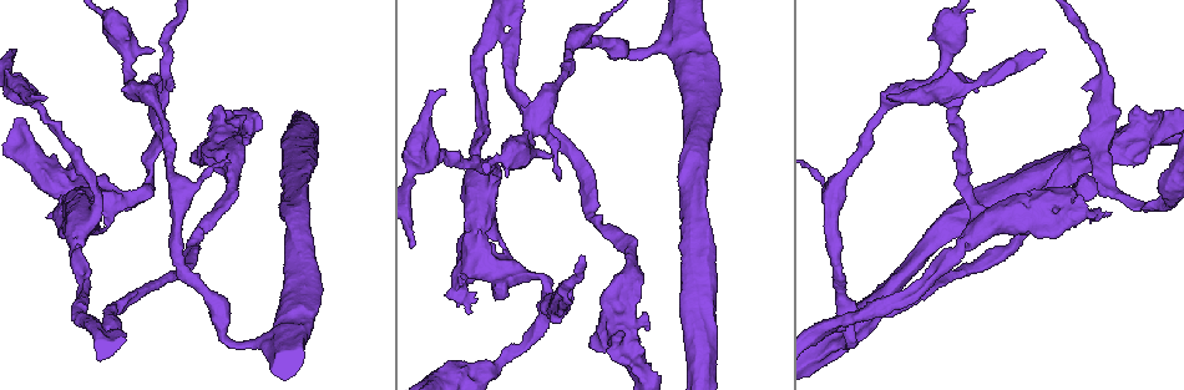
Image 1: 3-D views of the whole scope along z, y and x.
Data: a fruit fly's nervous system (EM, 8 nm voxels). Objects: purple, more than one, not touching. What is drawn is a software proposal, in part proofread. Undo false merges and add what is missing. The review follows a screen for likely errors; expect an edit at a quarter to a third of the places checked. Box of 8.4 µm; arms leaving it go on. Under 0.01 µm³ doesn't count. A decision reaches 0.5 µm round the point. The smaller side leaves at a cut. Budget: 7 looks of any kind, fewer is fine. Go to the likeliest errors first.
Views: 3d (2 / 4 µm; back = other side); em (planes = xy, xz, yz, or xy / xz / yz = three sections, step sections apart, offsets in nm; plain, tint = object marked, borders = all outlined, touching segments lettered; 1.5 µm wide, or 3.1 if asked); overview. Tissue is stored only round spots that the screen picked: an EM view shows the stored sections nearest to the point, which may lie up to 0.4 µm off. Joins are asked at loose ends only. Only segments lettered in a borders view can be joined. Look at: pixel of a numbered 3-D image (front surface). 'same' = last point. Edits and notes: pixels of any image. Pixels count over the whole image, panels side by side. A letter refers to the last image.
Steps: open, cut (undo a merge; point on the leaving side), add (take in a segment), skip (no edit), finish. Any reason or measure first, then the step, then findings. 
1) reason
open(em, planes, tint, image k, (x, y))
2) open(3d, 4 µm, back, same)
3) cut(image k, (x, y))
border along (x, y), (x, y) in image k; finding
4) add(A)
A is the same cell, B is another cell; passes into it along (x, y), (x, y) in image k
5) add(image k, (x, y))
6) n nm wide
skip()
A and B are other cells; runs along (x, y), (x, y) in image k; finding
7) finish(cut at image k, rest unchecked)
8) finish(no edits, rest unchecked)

free end
open(3d, 4 µm, back, image 1, (1082, 86))

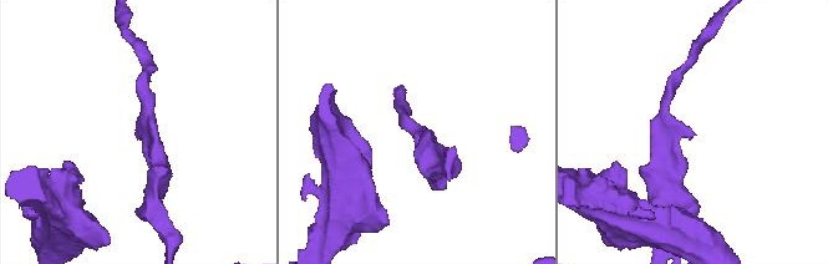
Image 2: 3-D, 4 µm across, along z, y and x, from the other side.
need the tissue
open(em, planes, borders, image 2, (139, 133))

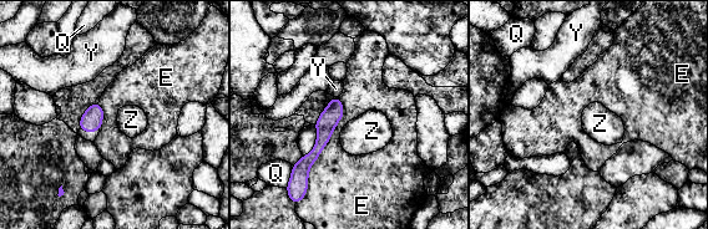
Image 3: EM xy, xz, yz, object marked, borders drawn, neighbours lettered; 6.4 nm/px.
skip()
E, Q, Y and Z are other cells; runs along (334, 101), (317, 151), (292, 183) in image 3; no lettered segment goes on from it

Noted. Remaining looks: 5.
thin end
open(3d, 4 µm, image 1, (560, 177))

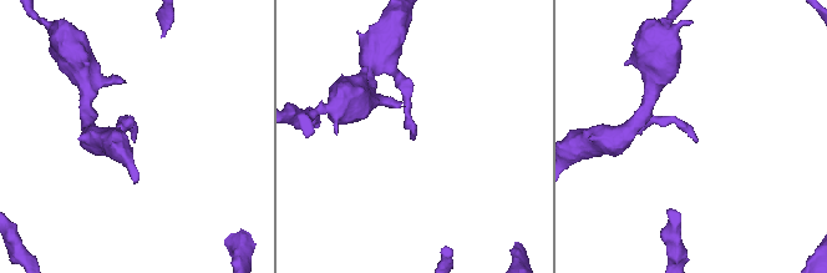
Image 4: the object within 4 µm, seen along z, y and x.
open(em, planes, borders, image 4, (413, 139))

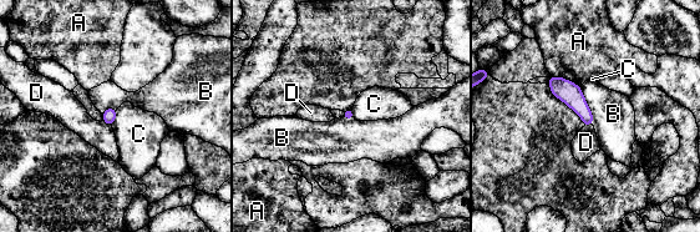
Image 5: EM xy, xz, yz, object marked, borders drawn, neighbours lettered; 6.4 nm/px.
skip()
A, B, C and D are other cells; border along (579, 86), (591, 111), (593, 125) in image 5; no lettered segment goes on from it

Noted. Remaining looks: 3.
free end
open(3d, 2 µm, image 1, (443, 90))

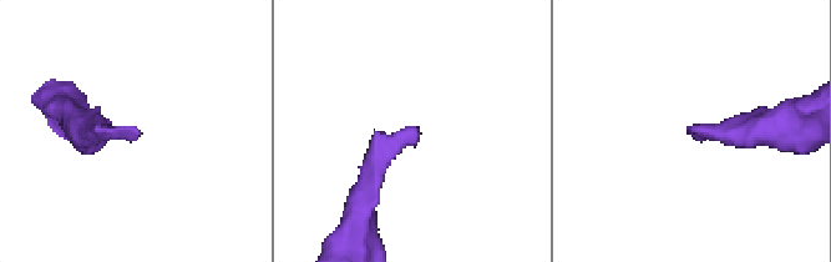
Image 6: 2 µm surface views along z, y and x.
open(em, planes, borders, image 6, (136, 129))

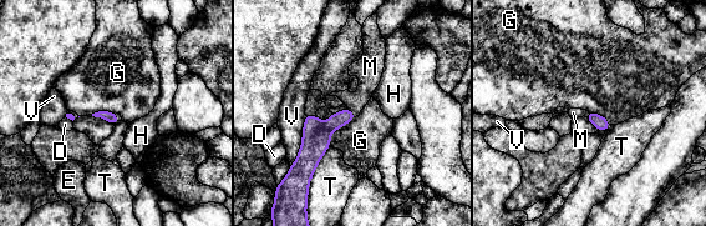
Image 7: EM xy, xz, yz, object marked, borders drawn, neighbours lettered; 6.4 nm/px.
add(image 7, (369, 76))
M is the same cell, D, E, G, H, T and V are other cells; it goes on there

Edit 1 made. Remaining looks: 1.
finish(add at image 7, rest unchecked)

